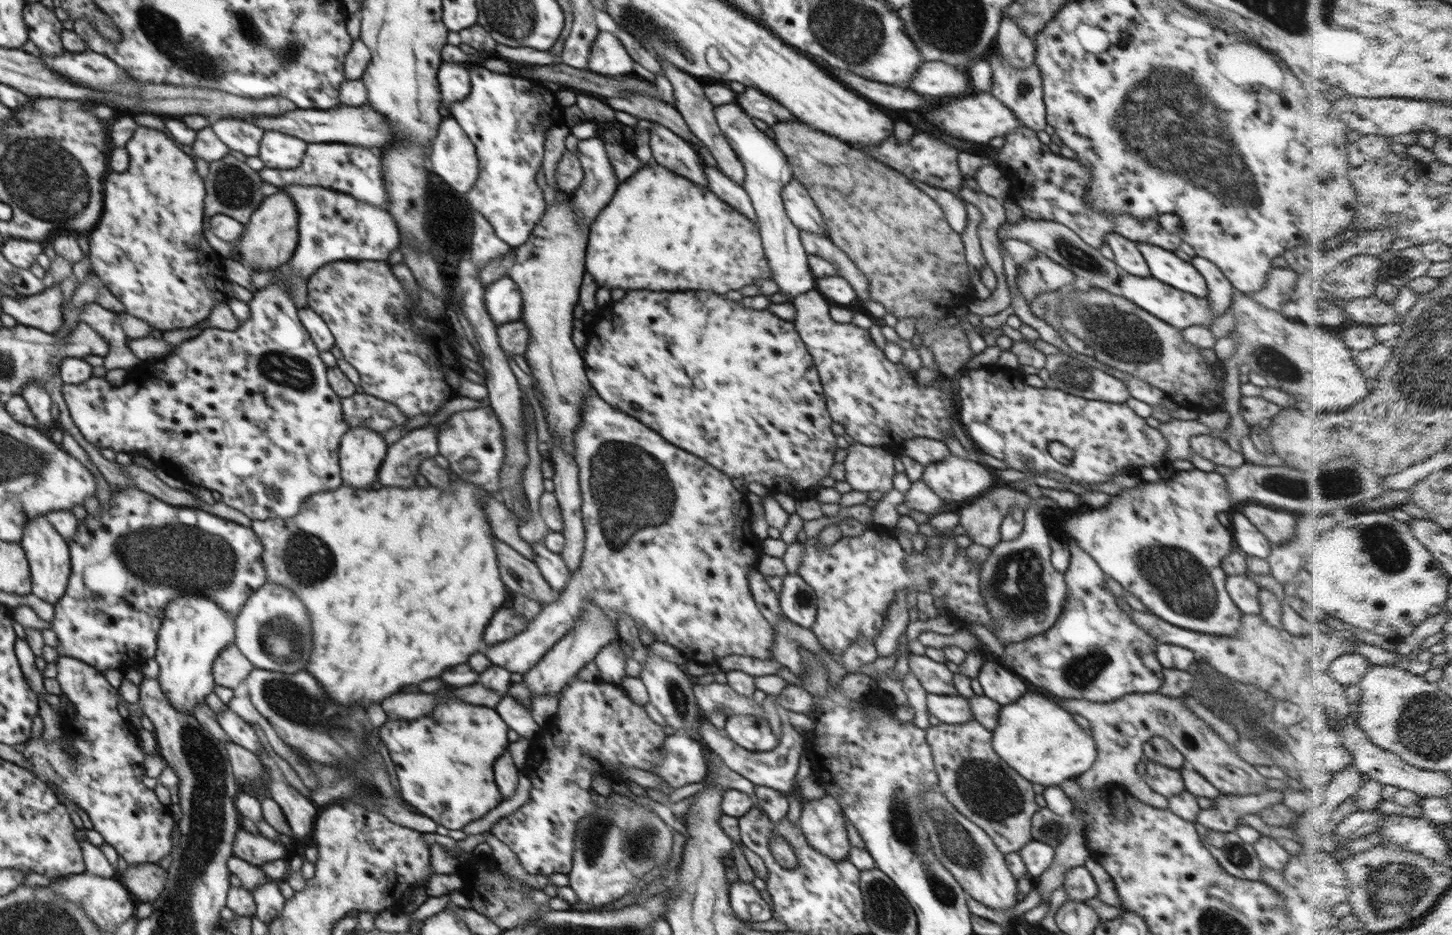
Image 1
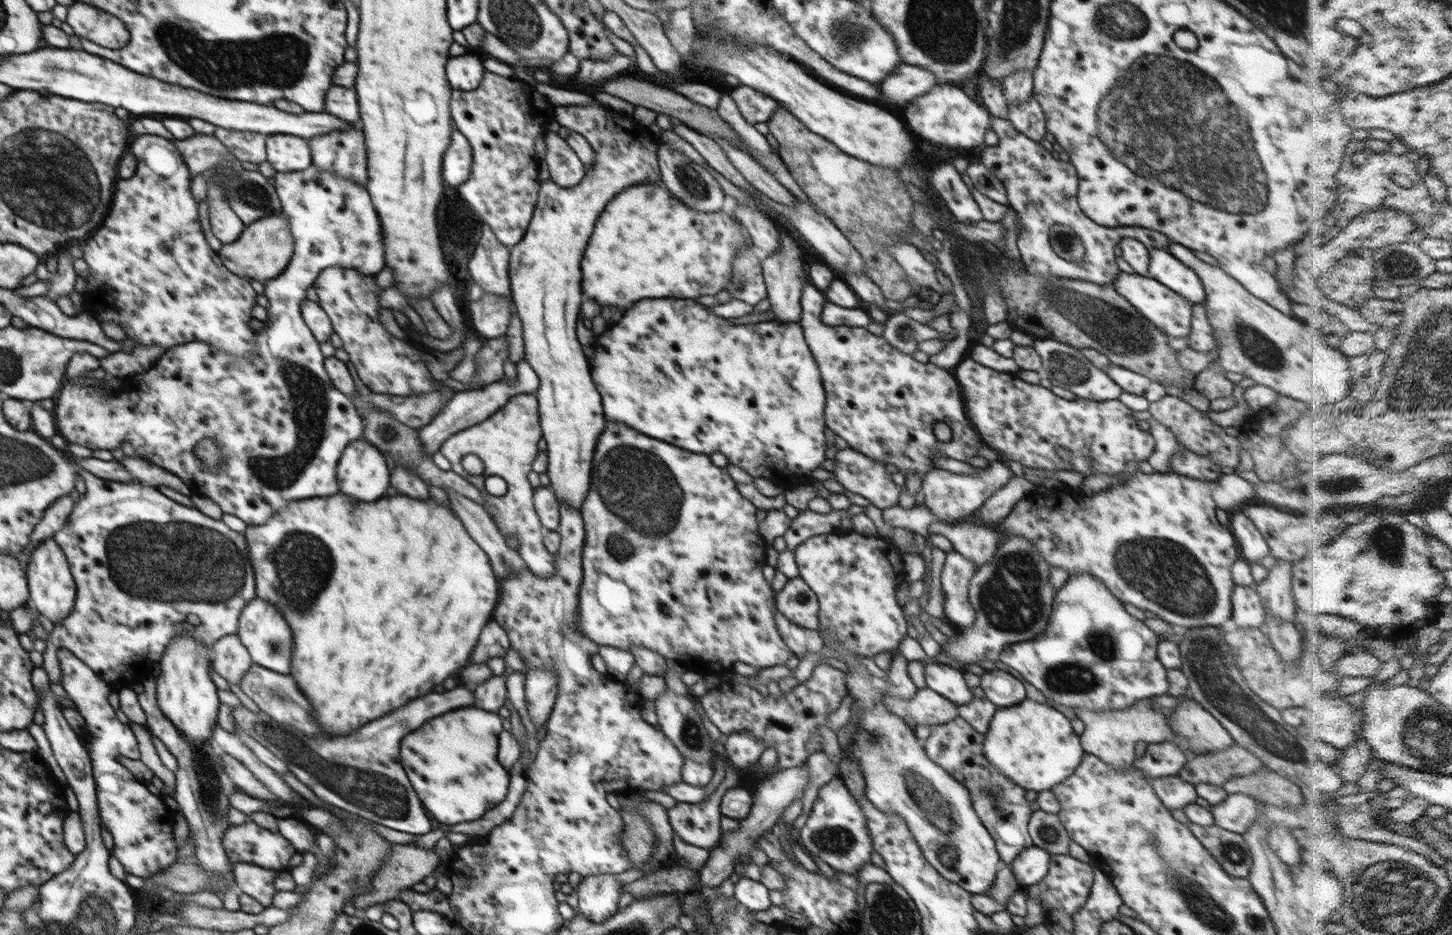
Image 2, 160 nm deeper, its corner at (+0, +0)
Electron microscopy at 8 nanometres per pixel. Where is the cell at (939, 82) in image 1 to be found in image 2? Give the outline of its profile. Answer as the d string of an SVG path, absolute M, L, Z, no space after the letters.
M902 63L894 70L894 74L888 74L880 82L879 91L882 94L881 100L886 104L900 106L916 96L926 94L934 84L938 84L936 77L928 70Z

